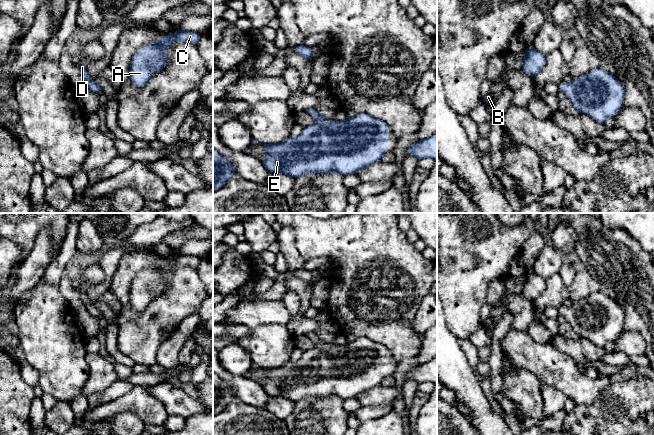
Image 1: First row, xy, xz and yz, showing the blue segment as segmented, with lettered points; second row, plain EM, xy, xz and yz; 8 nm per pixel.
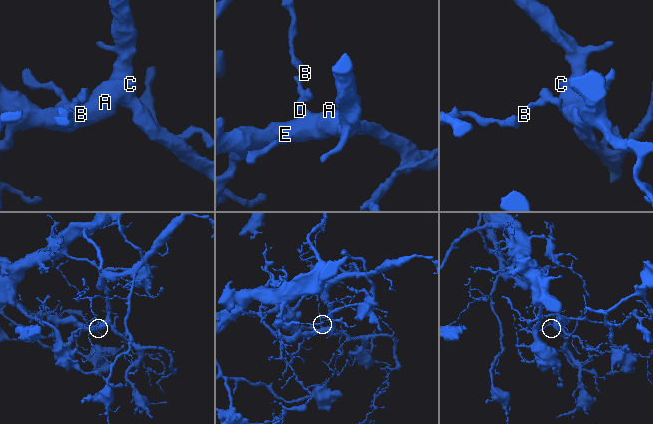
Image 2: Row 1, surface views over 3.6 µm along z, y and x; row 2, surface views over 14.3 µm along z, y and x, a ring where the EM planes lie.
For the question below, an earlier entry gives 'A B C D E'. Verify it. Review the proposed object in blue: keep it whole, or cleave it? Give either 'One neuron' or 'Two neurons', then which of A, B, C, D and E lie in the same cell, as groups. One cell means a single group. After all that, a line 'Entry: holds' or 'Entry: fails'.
One neuron. Groups: A B C D E
Entry: holds

